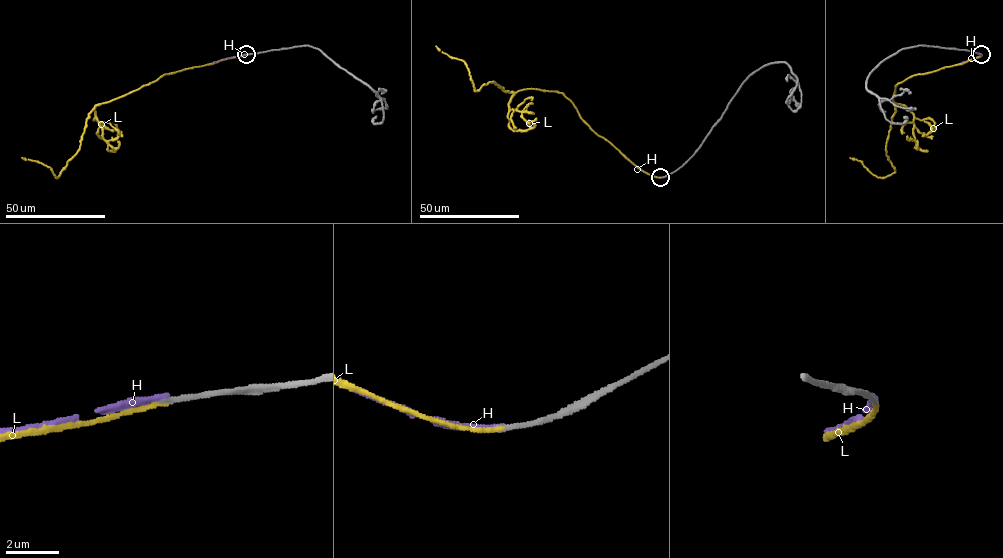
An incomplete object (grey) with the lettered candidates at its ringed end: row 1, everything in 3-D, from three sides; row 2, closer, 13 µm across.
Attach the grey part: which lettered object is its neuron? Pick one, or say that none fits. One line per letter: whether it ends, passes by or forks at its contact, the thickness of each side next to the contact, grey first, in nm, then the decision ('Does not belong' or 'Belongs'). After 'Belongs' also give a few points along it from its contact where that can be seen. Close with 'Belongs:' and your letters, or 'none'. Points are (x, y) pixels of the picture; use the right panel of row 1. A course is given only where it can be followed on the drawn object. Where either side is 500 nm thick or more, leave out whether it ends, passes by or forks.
H: It ends there. Thickness 240 nm (grey) against 240 nm. Does not belong
L: It ends there. Thickness 240 nm (grey) against 170 nm. Belongs. Its course: (981, 55), (914, 75), (896, 85), (896, 112), (886, 149), (894, 173), (877, 177), (860, 161), (849, 158)
Belongs: L

